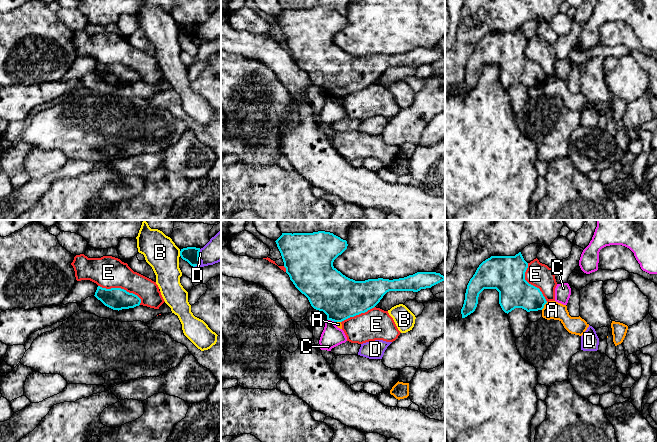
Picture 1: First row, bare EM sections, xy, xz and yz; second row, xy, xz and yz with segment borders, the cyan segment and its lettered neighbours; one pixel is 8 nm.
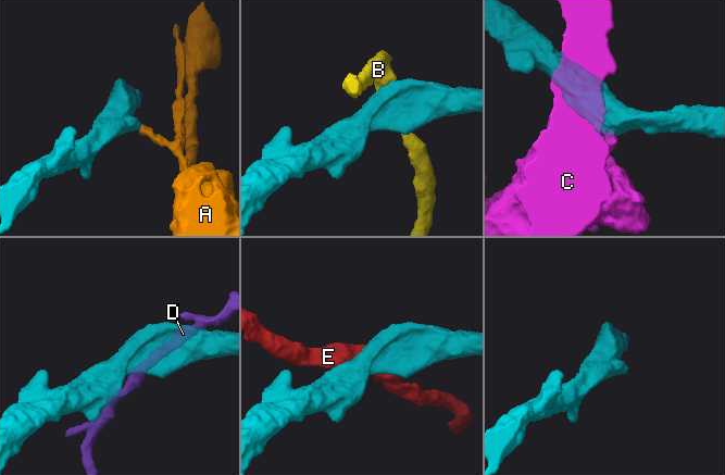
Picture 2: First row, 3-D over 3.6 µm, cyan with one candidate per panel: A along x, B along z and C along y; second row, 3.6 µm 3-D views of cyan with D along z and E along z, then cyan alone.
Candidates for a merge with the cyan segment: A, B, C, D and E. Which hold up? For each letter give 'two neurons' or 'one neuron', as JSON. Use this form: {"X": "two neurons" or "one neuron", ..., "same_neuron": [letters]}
{"A": "two neurons", "B": "two neurons", "C": "two neurons", "D": "two neurons", "E": "two neurons", "same_neuron": []}

